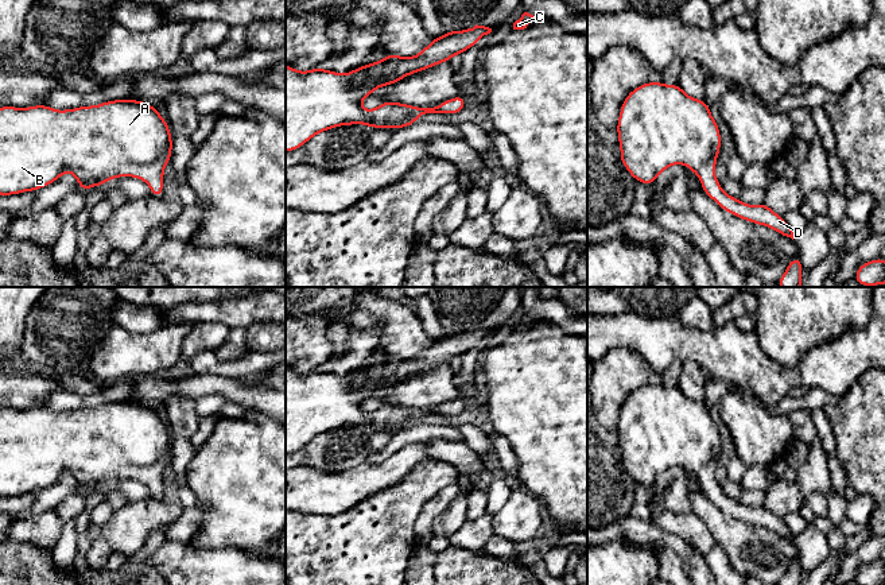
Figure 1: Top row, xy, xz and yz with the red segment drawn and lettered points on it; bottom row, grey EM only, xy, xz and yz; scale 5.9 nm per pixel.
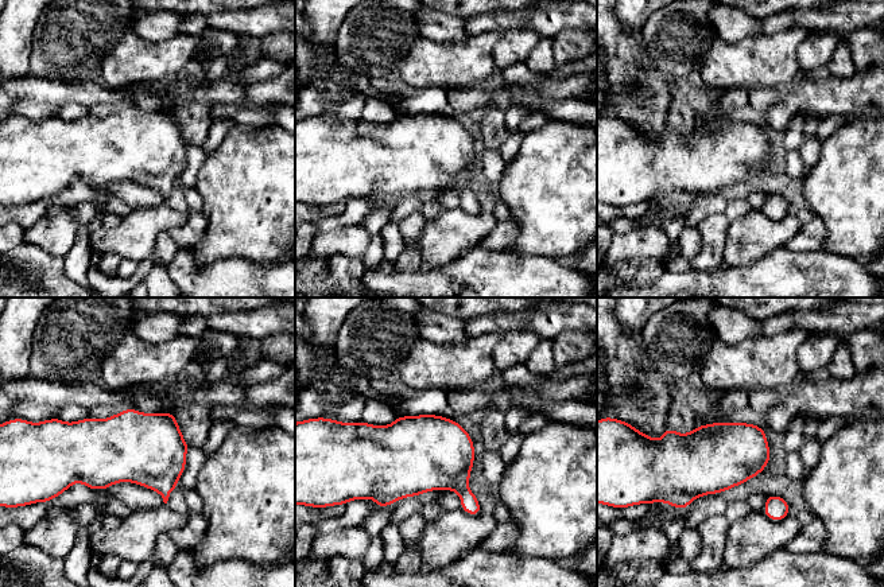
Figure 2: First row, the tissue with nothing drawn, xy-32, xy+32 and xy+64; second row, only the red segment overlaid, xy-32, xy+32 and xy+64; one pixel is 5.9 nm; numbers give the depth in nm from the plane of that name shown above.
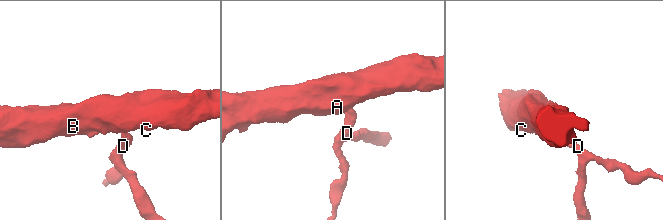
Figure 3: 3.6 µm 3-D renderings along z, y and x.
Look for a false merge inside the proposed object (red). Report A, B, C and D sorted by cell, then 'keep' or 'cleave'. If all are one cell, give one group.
groups A B C D; keep

